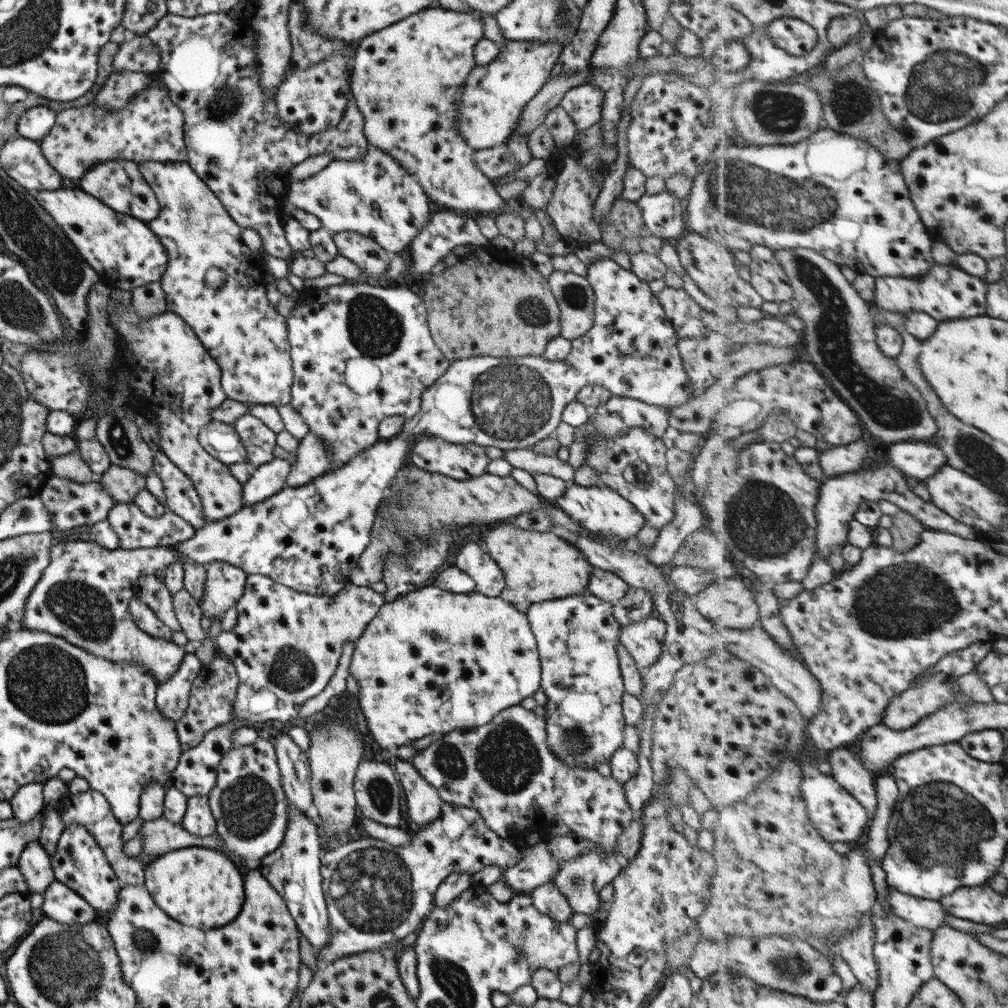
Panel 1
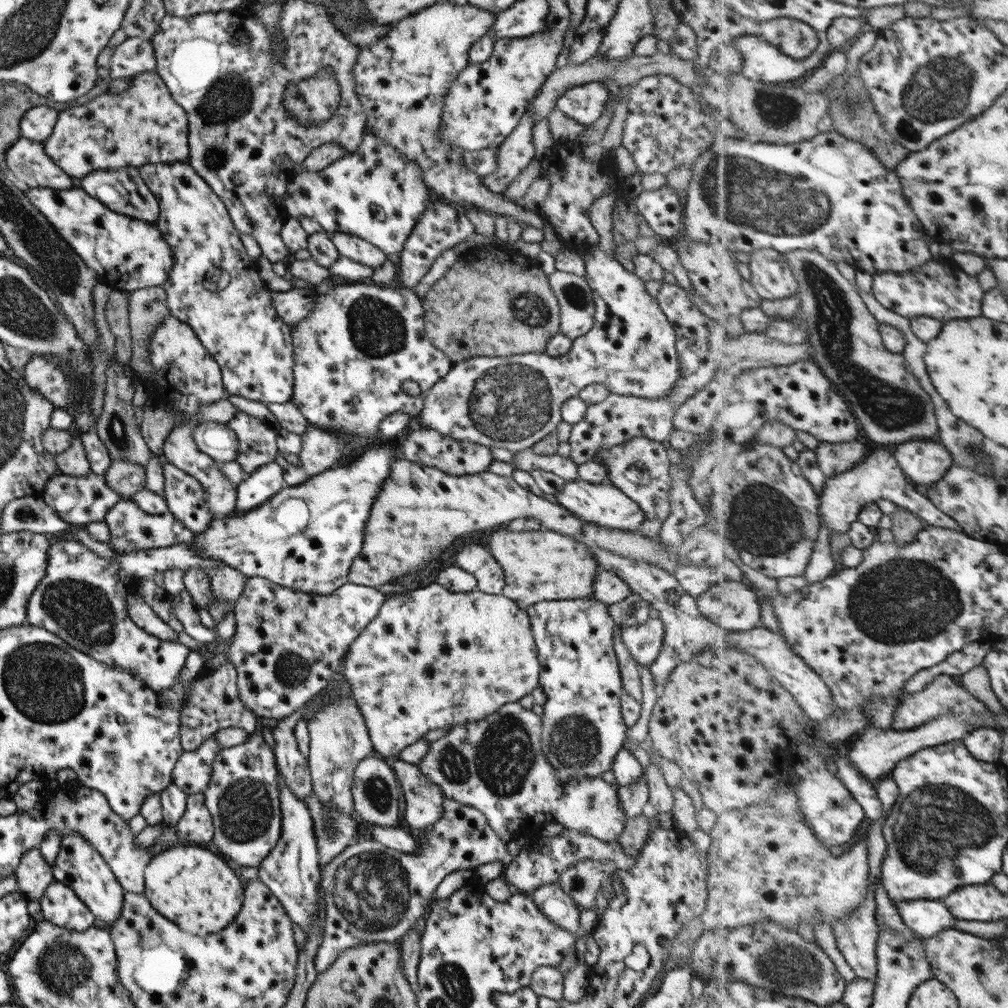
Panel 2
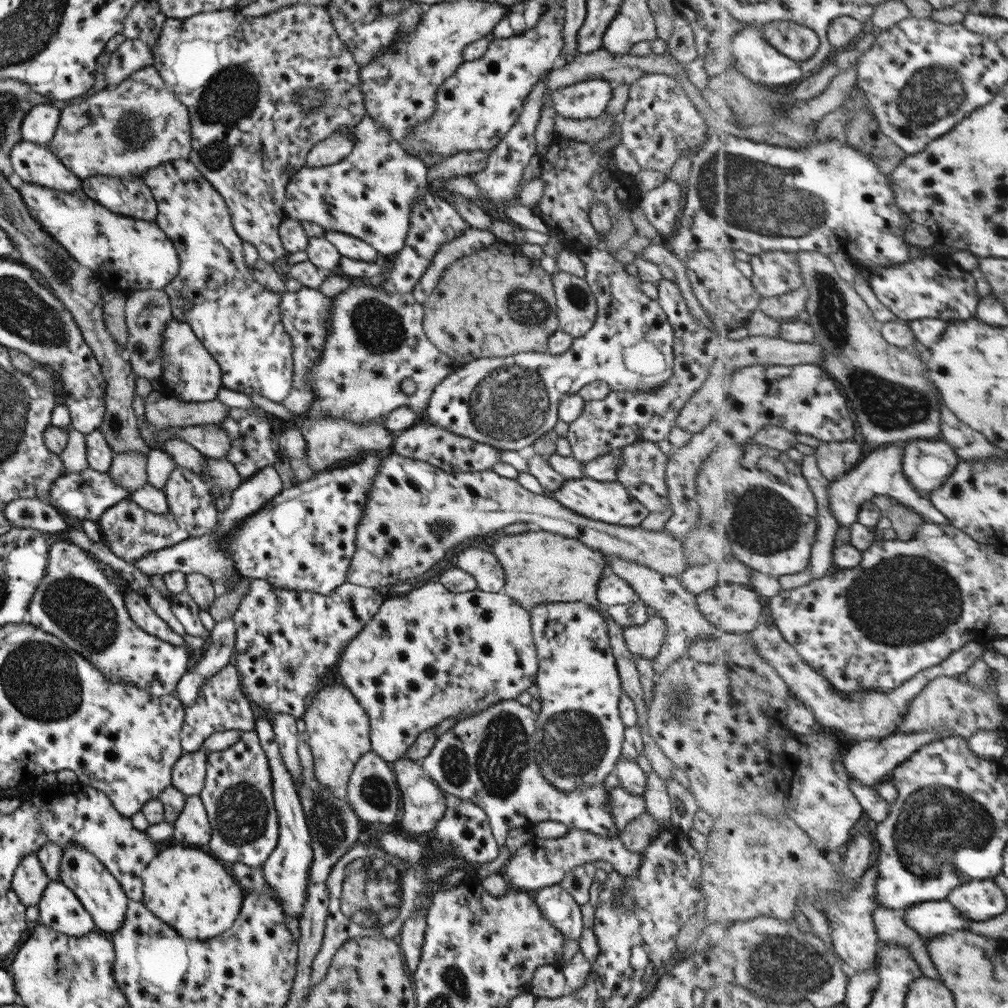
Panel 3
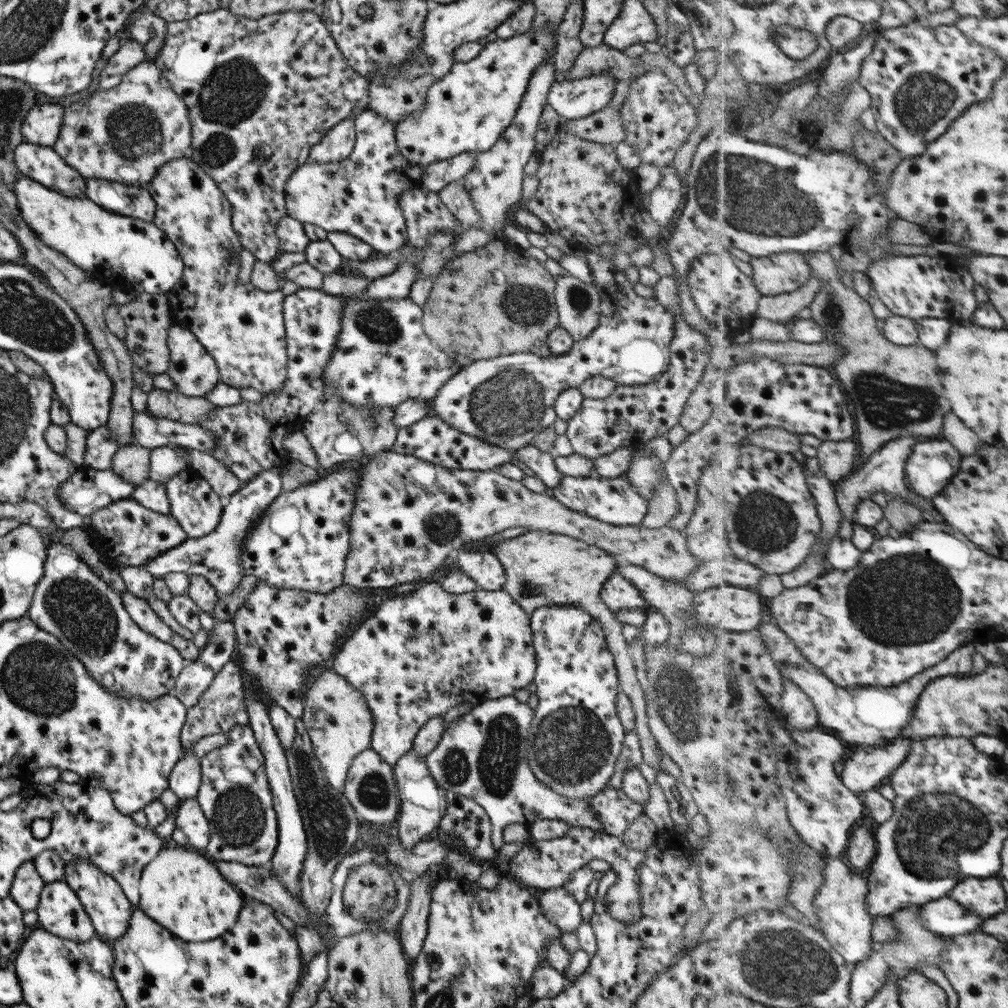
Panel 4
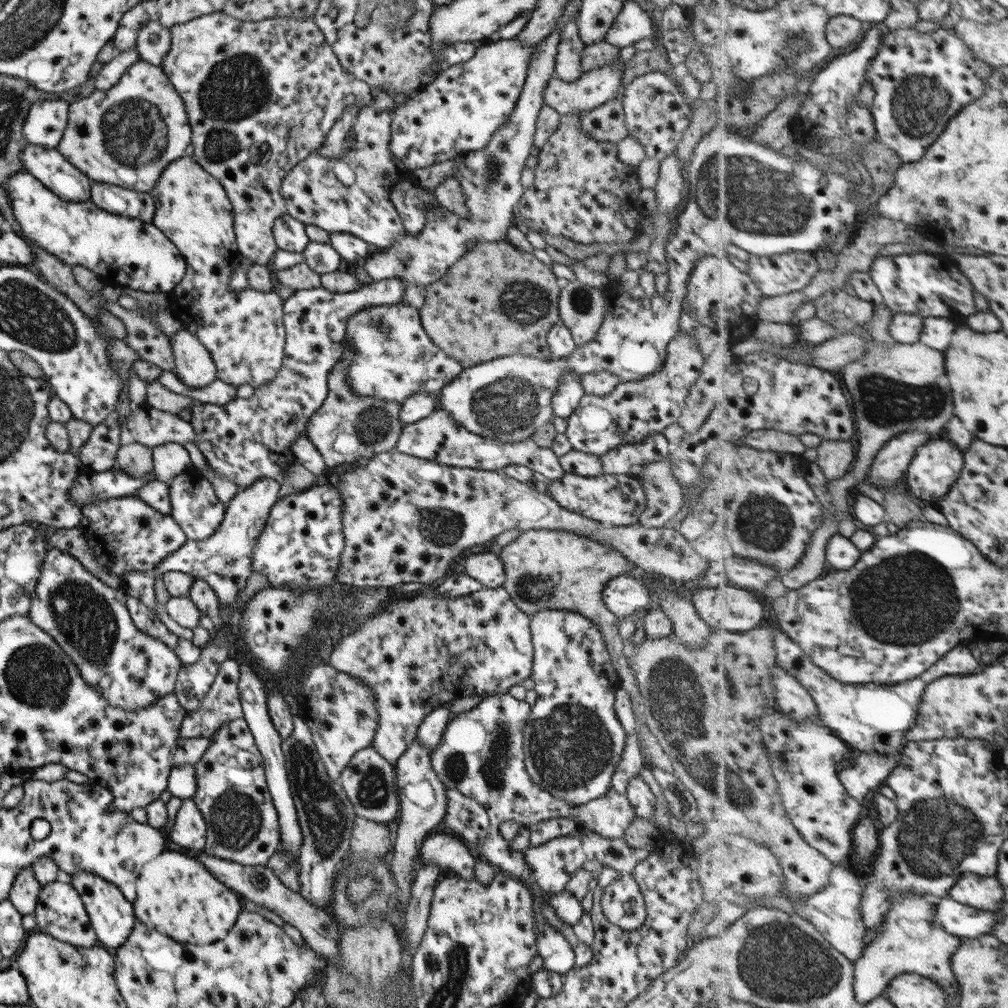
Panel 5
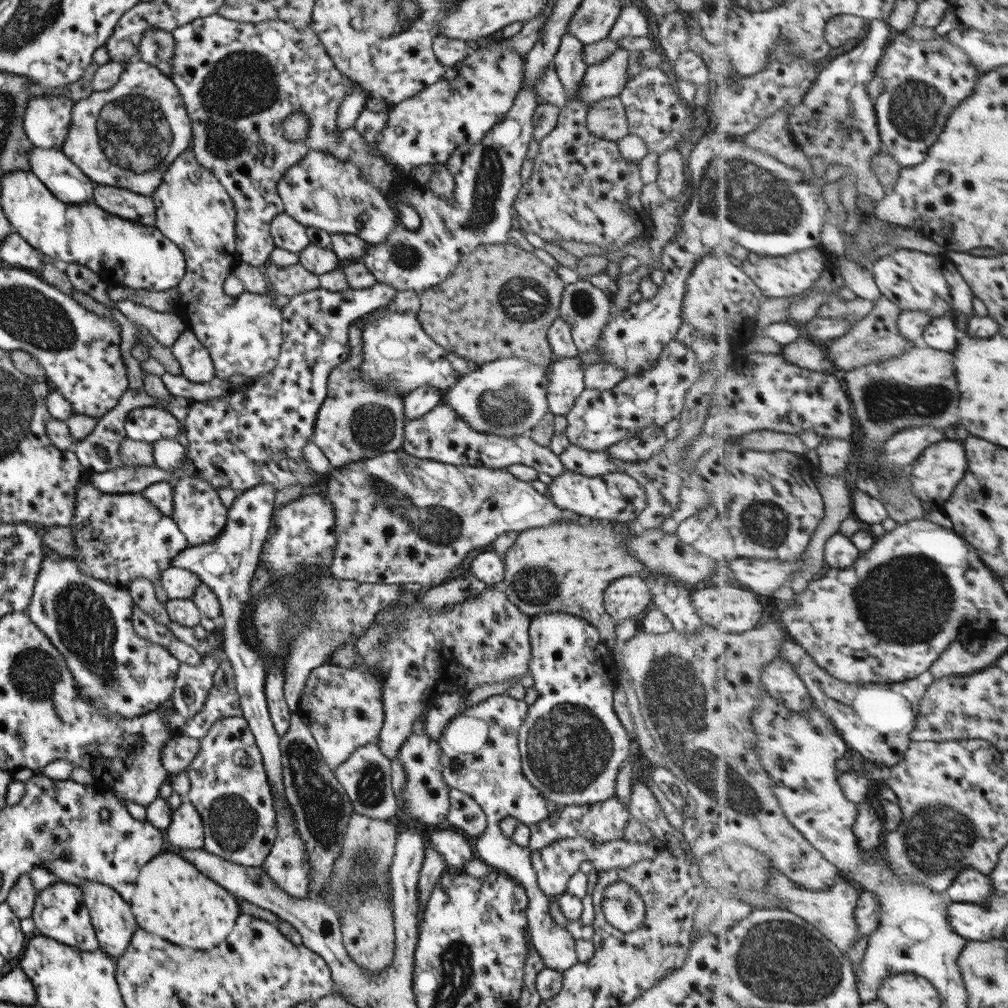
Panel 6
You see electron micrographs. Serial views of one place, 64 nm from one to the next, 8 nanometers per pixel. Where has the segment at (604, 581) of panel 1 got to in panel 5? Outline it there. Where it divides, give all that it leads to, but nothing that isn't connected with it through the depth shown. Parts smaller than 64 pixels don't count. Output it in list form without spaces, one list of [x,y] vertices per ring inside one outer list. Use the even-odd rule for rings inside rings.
[[[627,574],[607,581],[601,591],[601,600],[607,610],[622,622],[623,618],[650,608],[647,588]]]

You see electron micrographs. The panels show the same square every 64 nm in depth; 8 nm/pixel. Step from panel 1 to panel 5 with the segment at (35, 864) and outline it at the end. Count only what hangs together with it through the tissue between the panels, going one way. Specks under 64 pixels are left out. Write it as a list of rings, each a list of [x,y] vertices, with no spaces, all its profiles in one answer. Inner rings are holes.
[[[30,866],[19,869],[9,889],[8,899],[21,916],[31,915],[35,910],[40,887]]]

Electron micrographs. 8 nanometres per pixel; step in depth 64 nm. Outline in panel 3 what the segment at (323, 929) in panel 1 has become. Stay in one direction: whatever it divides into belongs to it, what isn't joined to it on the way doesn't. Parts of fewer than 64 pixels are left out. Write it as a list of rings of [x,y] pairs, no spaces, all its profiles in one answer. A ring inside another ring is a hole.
[[[254,709],[253,719],[255,719],[253,730],[257,735],[263,753],[266,755],[269,773],[271,773],[271,790],[278,822],[277,844],[261,866],[263,880],[279,896],[284,914],[288,914],[298,921],[301,916],[302,902],[305,902],[305,898],[307,898],[307,878],[309,878],[309,866],[311,866],[311,860],[313,860],[311,837],[309,837],[309,830],[307,830],[307,820],[305,820],[303,808],[299,803],[299,796],[297,796],[289,772],[283,767],[279,746],[277,740],[275,740],[271,723],[264,718],[263,714],[257,714]]]

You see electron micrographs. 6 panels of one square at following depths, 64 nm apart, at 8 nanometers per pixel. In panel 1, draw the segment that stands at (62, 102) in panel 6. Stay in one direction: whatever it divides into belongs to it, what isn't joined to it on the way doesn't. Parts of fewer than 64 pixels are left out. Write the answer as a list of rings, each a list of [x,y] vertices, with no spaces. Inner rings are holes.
[[[46,105],[28,108],[17,119],[16,136],[39,142],[55,124],[55,117],[56,112]]]

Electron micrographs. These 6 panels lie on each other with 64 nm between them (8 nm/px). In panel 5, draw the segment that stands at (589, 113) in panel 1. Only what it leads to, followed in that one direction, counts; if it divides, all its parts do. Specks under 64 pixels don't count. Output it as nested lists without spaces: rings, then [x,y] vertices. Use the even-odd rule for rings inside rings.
[[[627,46],[620,50],[619,58],[616,60],[615,65],[603,66],[591,70],[589,73],[585,72],[581,74],[580,78],[568,84],[567,82],[561,81],[555,76],[552,77],[547,84],[547,87],[543,88],[543,104],[550,106],[557,112],[558,115],[563,114],[582,114],[593,108],[597,108],[611,100],[617,94],[617,89],[620,86],[620,76],[623,71],[623,65],[632,58],[635,54],[636,49],[633,46]]]

